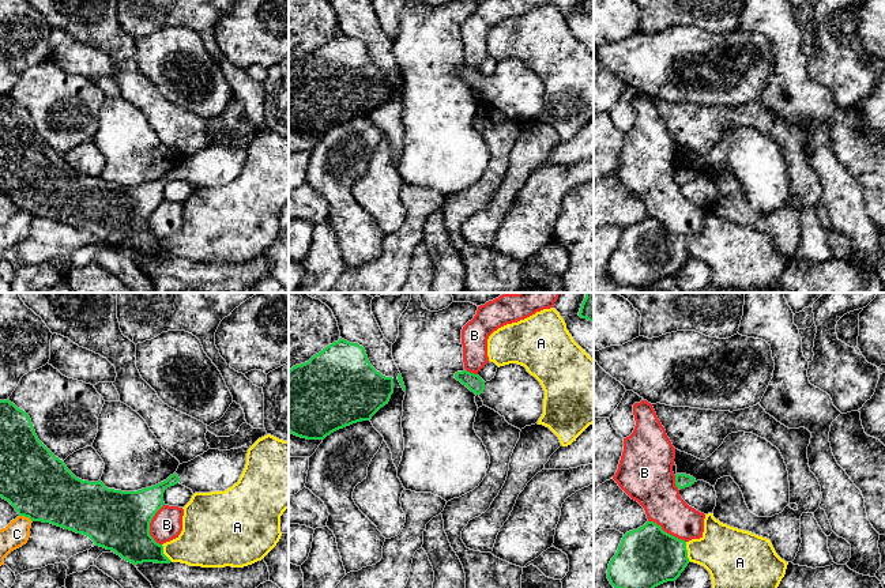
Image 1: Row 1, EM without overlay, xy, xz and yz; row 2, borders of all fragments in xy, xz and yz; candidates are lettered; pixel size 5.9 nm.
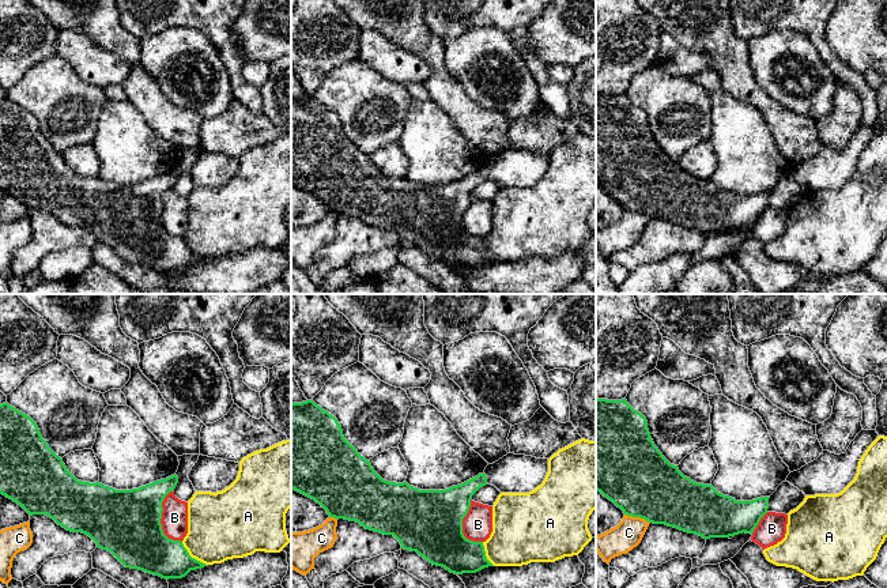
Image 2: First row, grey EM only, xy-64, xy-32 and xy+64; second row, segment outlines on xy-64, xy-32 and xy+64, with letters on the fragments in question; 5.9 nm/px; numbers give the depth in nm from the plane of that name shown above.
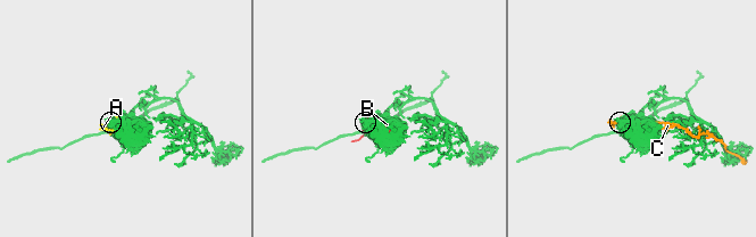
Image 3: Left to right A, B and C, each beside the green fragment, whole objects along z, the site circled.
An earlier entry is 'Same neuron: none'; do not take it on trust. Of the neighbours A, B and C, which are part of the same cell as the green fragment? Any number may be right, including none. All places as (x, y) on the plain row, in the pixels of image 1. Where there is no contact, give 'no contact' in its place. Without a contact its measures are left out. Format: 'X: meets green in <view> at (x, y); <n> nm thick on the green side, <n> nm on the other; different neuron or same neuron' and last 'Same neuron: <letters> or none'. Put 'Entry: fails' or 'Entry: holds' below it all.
A: meets green in yz at (686, 247); 360 nm thick on the green side, 320 nm on the other; different neuron
B: meets green in xy at (149, 219); 360 nm thick on the green side, 180 nm on the other; different neuron
C: meets green in xy at (26, 211); 400 nm thick on the green side, 150 nm on the other; different neuron
Same neuron: none
Entry: holds

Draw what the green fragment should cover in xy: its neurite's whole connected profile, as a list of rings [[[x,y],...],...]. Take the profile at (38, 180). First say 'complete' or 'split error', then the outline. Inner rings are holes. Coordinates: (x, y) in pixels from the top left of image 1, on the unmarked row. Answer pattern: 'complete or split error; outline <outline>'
split error; outline [[[0,95],[0,192],[8,196],[19,211],[31,216],[50,218],[88,231],[95,241],[114,246],[123,255],[170,259],[163,241],[150,230],[150,218],[165,200],[163,188],[177,178],[192,188],[225,186],[238,177],[246,159],[246,142],[230,146],[208,144],[178,161],[166,176],[138,186],[108,184],[101,176],[76,173],[37,132],[29,109],[14,98]]]

